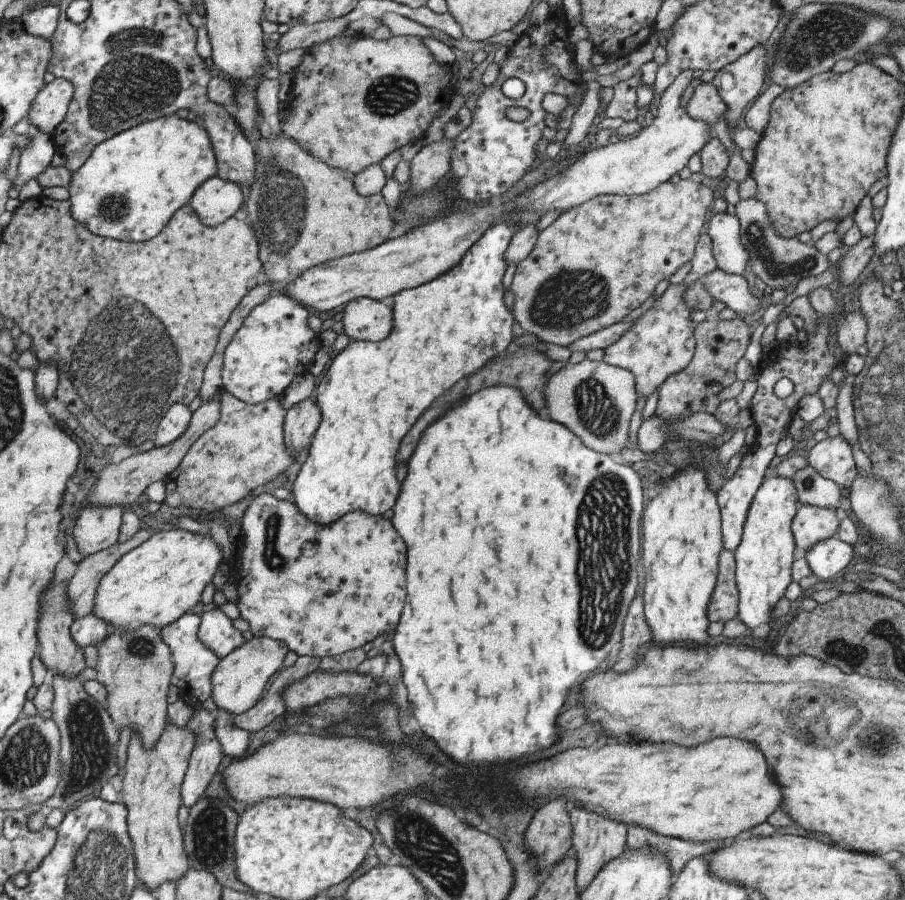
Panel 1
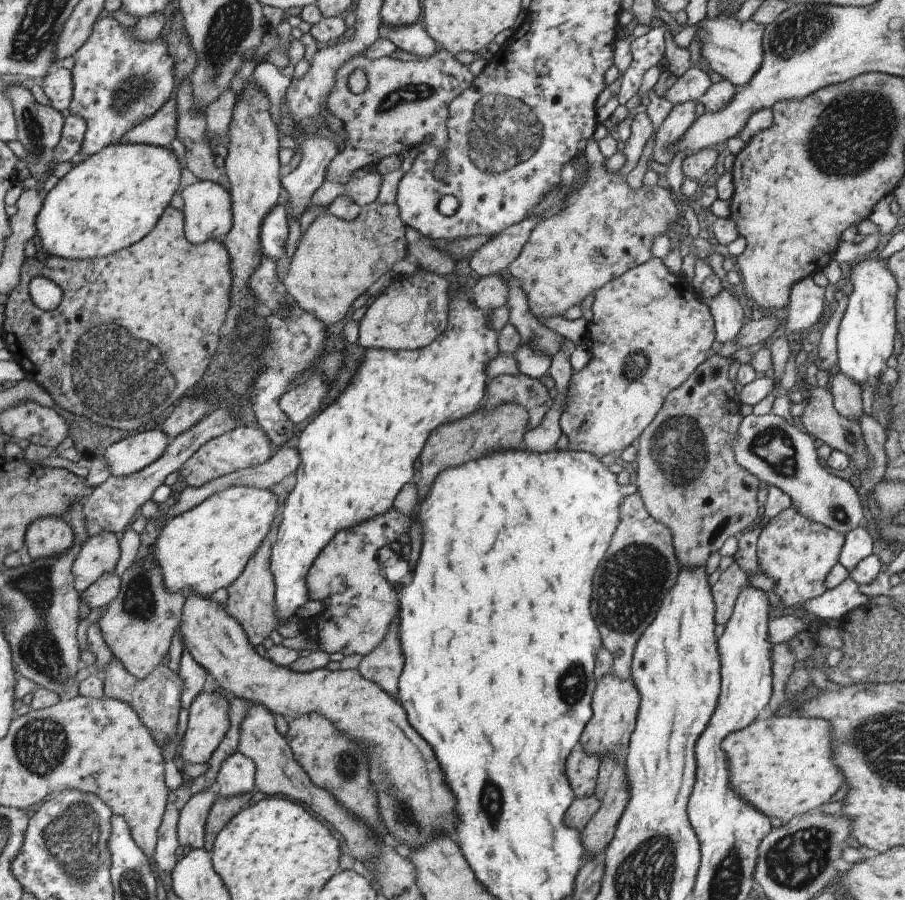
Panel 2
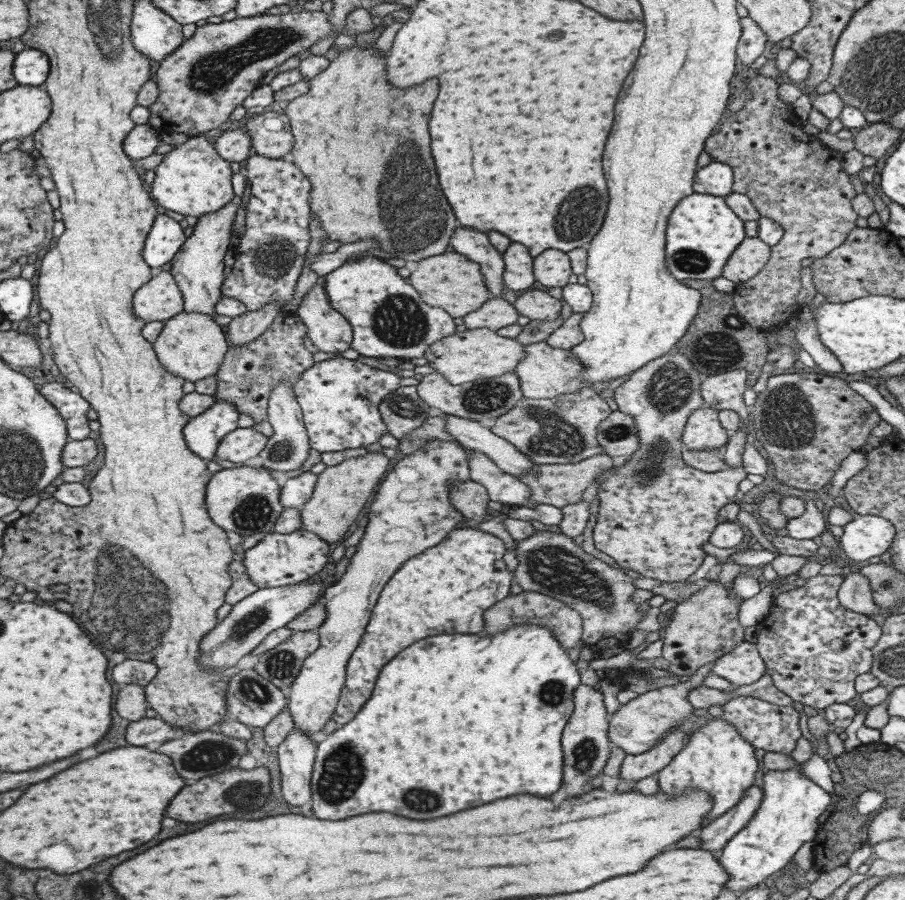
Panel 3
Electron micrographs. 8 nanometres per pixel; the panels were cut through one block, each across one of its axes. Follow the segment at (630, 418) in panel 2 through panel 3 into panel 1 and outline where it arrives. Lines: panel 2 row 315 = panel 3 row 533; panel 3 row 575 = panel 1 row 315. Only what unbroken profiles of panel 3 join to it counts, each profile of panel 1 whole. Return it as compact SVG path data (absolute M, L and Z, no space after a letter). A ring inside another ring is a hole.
M682 283L667 287L616 344L603 350L606 364L625 368L633 374L638 396L648 398L654 394L668 376L684 370L694 356L696 323L692 322L692 310L684 302L686 288Z

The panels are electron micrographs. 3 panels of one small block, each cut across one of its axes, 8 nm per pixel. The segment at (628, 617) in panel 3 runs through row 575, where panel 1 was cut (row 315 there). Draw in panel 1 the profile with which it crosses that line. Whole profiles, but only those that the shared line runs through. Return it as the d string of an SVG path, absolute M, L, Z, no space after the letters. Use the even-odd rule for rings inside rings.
M684 179L678 182L666 180L664 184L656 186L654 190L648 190L646 194L638 194L636 196L608 194L599 196L568 210L568 212L562 213L556 219L556 222L540 231L532 252L517 264L510 286L510 290L514 294L513 318L518 324L521 324L524 333L532 334L532 336L539 338L540 341L552 342L552 344L558 346L572 346L573 342L584 338L584 336L590 336L590 334L594 334L607 326L614 326L614 324L622 321L634 310L638 310L646 300L653 296L654 288L658 286L660 281L670 278L686 262L690 262L694 258L696 242L700 238L700 230L706 226L706 221L710 216L709 209L714 199L715 196L706 182L698 183L691 179Z

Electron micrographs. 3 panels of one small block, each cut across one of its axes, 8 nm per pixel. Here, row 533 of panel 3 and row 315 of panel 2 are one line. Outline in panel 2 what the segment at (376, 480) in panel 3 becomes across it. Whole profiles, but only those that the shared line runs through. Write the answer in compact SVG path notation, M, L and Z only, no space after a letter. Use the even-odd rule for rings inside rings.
M376 202L363 206L354 220L342 220L332 212L318 215L298 241L289 269L281 280L284 291L300 304L302 310L314 314L327 330L330 326L341 325L352 302L366 293L382 275L390 272L396 262L407 256L404 229L405 224L400 218L396 203Z

